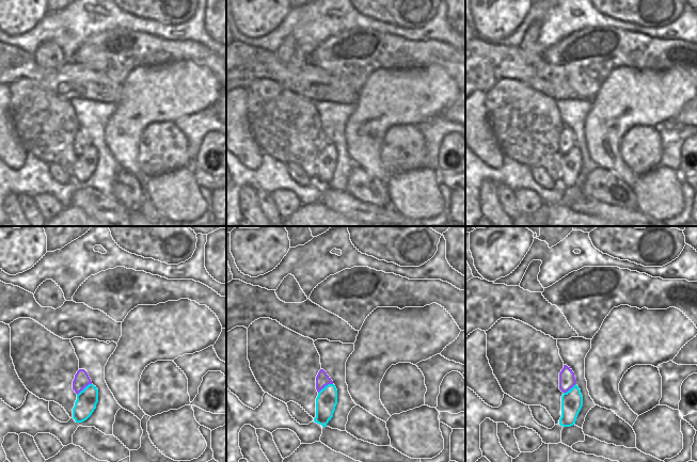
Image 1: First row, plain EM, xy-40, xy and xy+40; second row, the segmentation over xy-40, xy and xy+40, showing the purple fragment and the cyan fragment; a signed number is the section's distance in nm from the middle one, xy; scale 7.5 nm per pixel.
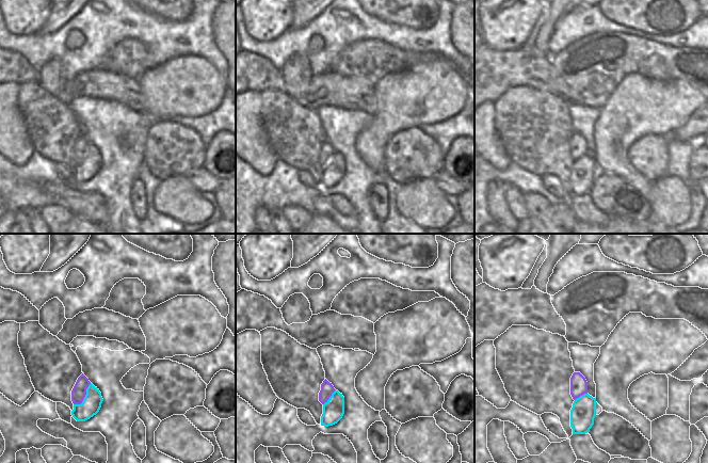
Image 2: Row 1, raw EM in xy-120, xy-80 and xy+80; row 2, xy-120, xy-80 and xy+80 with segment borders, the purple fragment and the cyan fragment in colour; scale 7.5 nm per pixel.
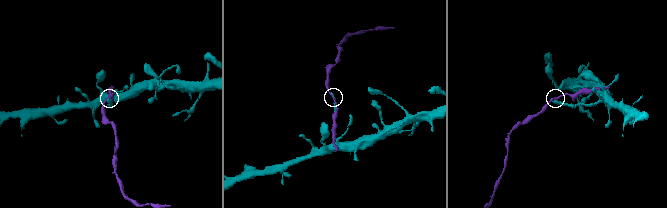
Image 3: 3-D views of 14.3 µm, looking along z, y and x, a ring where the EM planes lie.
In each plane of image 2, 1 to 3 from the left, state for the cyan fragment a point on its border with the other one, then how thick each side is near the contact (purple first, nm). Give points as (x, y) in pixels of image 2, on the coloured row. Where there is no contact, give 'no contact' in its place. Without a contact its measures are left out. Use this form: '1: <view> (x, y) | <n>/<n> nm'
1: xy-120 (84, 396) | 110/140 nm
2: xy-80 (330, 396) | 100/160 nm
3: xy+80 (580, 395) | 130/190 nm

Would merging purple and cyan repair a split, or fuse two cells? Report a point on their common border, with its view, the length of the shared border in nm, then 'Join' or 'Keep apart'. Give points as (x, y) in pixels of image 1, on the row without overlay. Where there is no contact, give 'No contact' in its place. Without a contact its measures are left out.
Touches purple at xy-40 (83, 148). Shared border 140 nm. Keep apart.

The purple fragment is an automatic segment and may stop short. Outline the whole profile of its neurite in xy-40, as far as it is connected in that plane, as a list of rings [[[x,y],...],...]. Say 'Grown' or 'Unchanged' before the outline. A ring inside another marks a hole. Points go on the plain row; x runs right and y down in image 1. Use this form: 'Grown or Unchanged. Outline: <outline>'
Unchanged. Outline: [[[79,130],[75,136],[75,140],[73,142],[73,150],[78,156],[81,152],[83,152],[89,145],[92,145],[92,142],[84,130]]]

